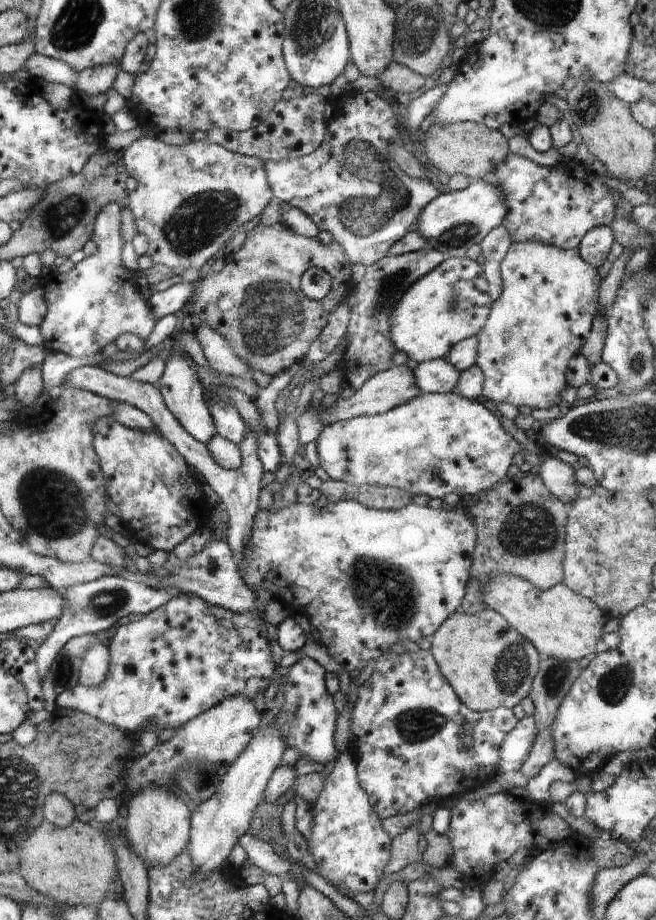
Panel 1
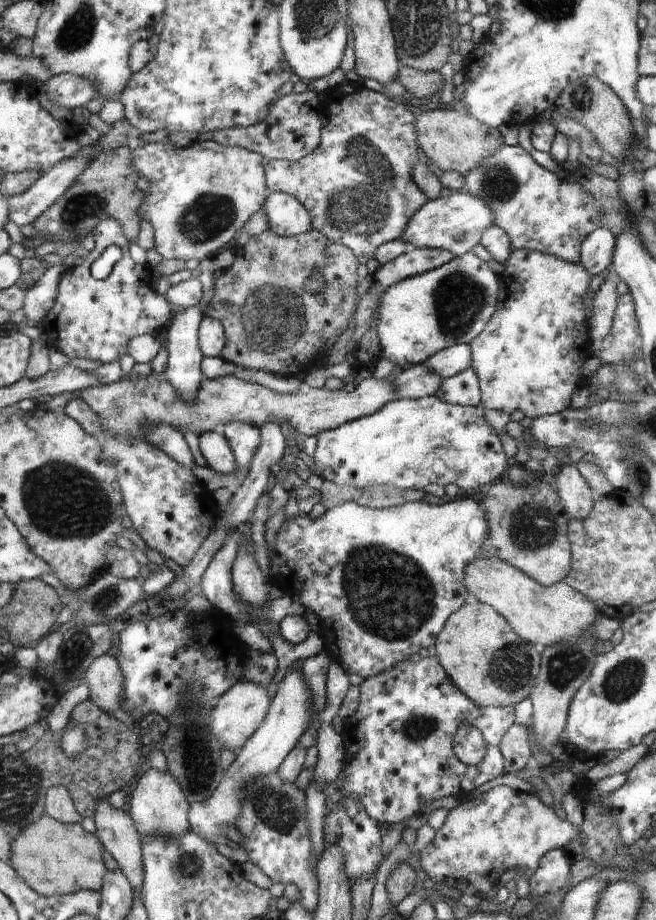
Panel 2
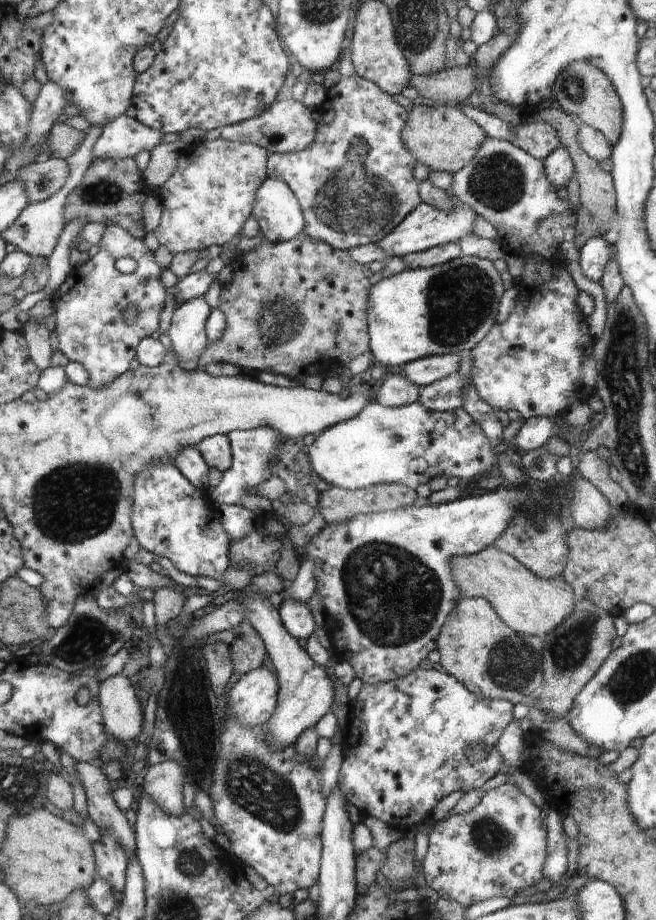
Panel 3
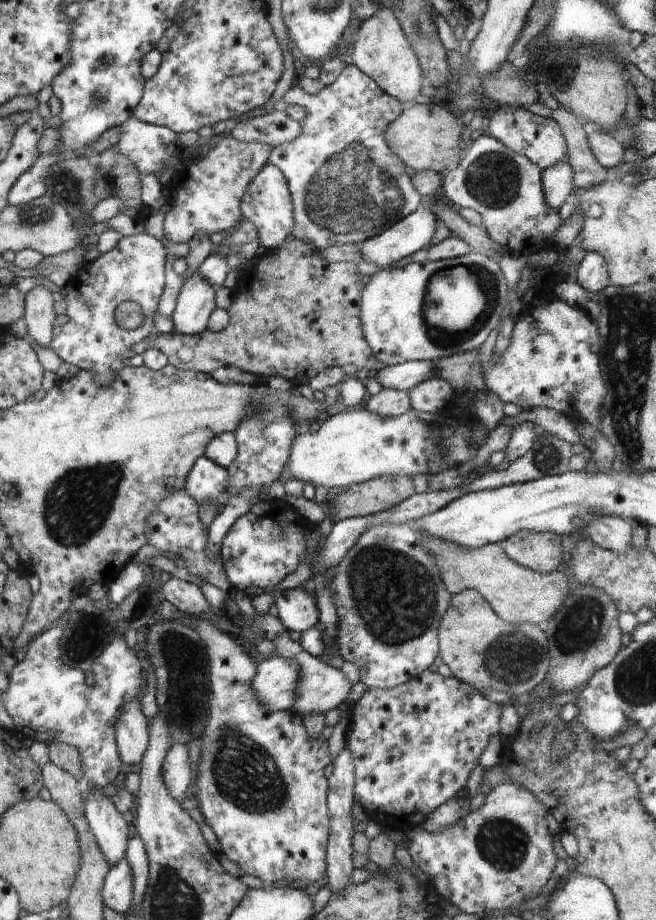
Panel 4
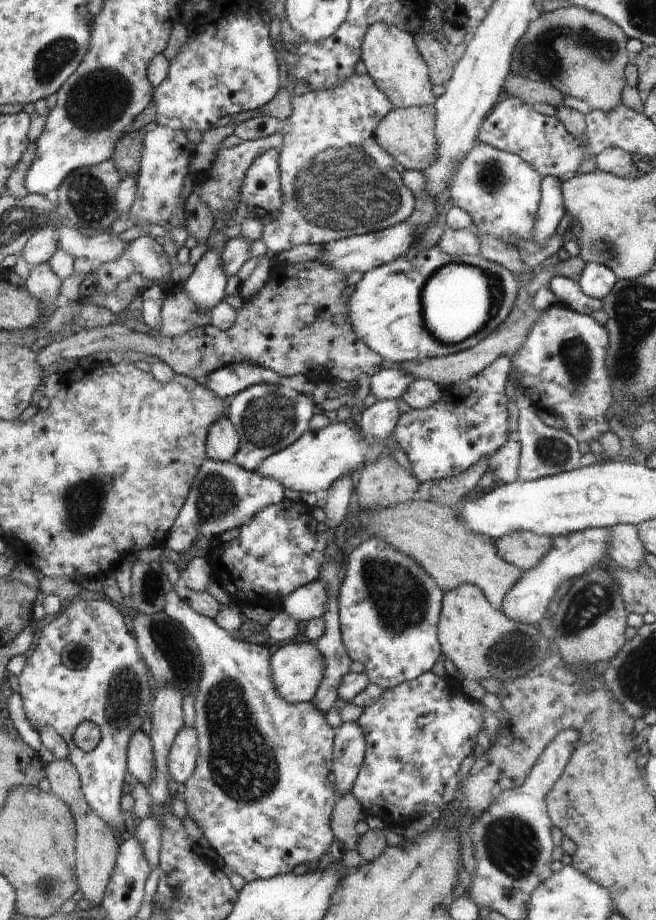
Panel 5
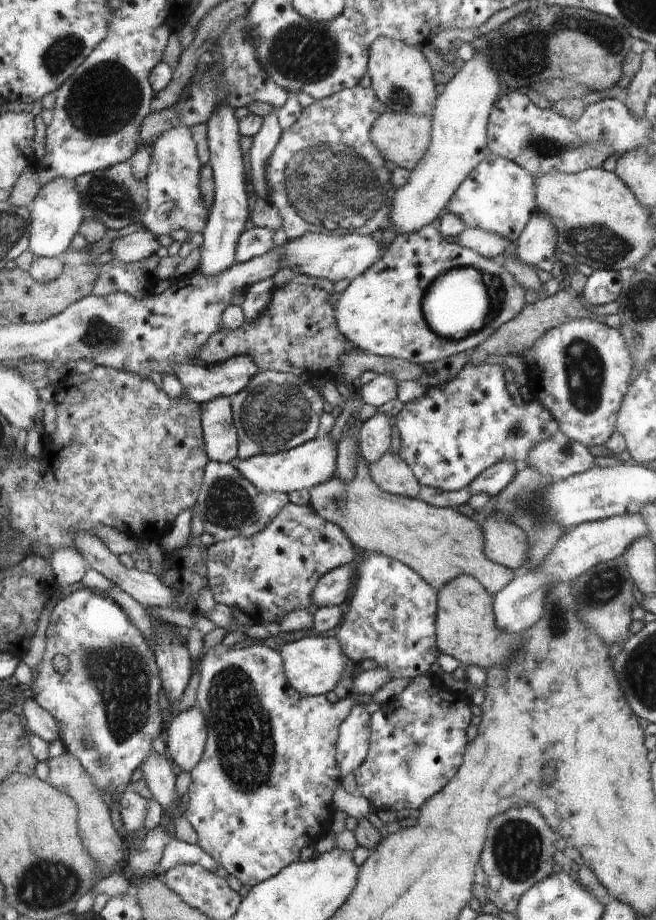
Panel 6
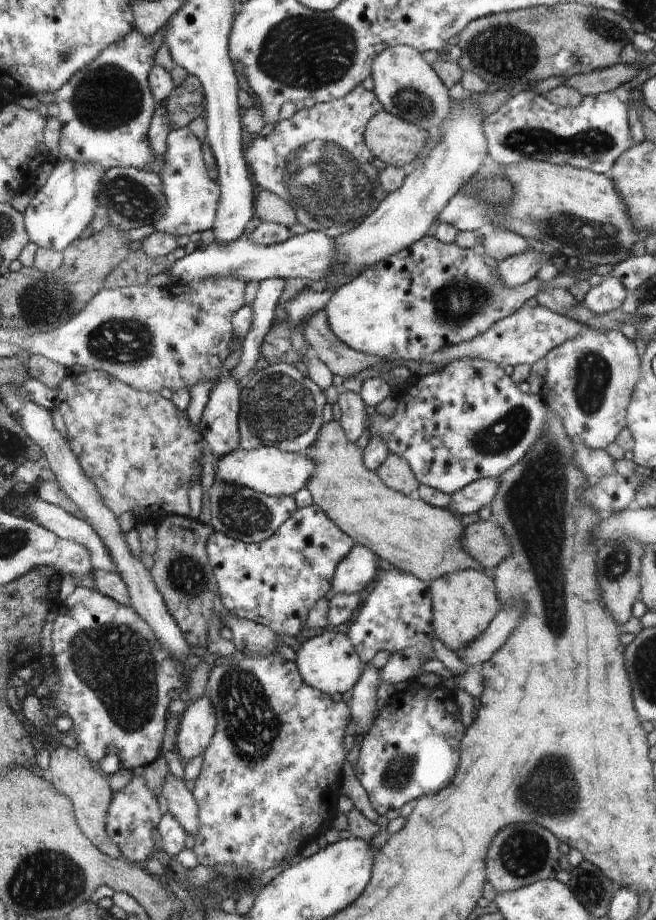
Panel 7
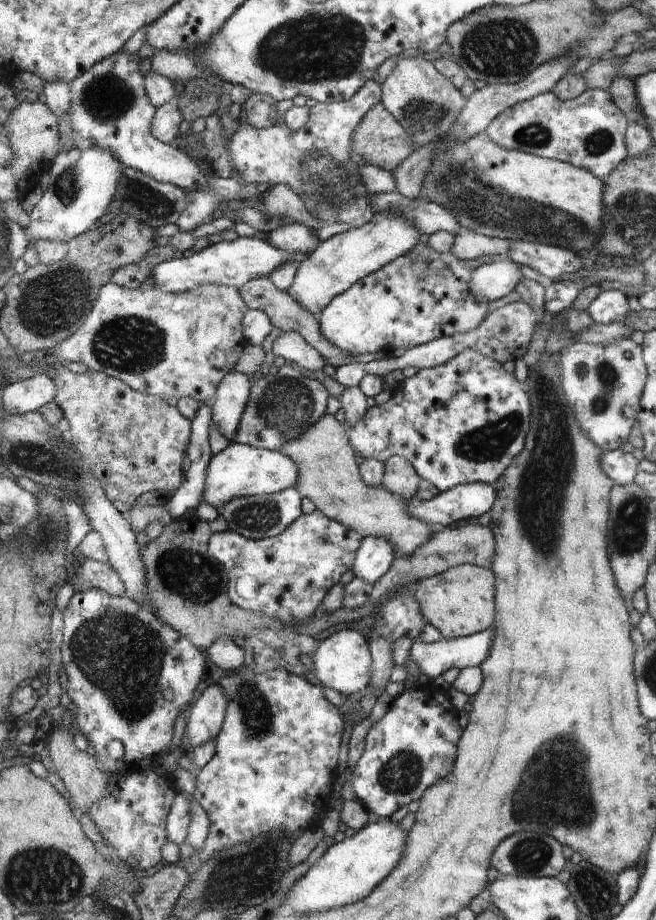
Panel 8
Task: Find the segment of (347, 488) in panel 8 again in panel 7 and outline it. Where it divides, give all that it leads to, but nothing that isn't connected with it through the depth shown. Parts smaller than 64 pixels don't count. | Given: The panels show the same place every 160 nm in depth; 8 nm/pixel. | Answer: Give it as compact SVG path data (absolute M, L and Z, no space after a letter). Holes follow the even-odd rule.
M338 422L324 423L317 441L306 454L316 464L316 472L305 487L312 495L313 504L356 544L369 547L380 559L426 584L458 570L484 570L464 550L465 528L460 520L448 508L431 506L382 483L377 472L366 467L364 451L352 444Z

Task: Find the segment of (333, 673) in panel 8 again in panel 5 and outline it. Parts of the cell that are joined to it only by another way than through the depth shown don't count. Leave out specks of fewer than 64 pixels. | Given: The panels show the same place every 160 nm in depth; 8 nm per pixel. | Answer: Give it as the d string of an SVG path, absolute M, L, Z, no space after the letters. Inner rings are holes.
M292 642L284 644L273 654L273 681L282 698L289 703L310 702L315 697L324 676L325 660L322 653L312 642Z

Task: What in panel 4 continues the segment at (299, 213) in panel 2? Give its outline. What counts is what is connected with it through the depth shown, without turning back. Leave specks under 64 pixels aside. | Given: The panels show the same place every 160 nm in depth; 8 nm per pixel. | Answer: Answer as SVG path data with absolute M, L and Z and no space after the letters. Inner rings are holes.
M267 162L248 186L241 206L241 213L246 220L254 224L261 244L266 250L279 247L290 236L293 227L292 207L286 177L275 164Z

